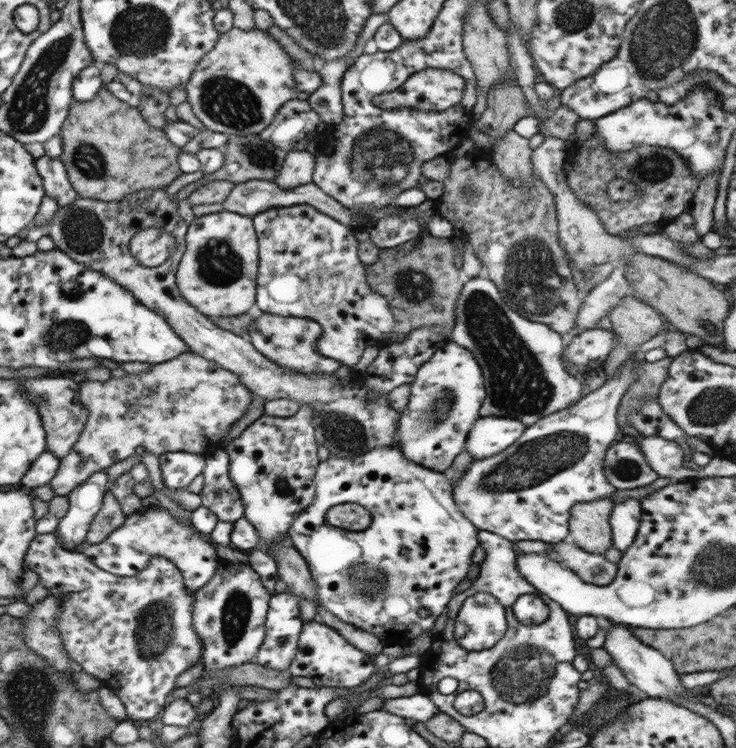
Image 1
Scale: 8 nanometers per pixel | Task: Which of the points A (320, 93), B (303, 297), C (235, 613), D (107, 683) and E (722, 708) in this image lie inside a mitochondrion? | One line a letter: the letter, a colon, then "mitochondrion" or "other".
A: other
B: other
C: mitochondrion
D: other
E: other

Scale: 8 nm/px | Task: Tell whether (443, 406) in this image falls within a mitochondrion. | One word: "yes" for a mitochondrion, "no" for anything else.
yes

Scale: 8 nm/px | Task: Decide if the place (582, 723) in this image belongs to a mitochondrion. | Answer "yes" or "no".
no

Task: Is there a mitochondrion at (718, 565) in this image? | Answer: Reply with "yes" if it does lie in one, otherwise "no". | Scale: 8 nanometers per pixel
yes

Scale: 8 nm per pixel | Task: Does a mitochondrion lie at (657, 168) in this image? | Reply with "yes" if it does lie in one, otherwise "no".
yes

